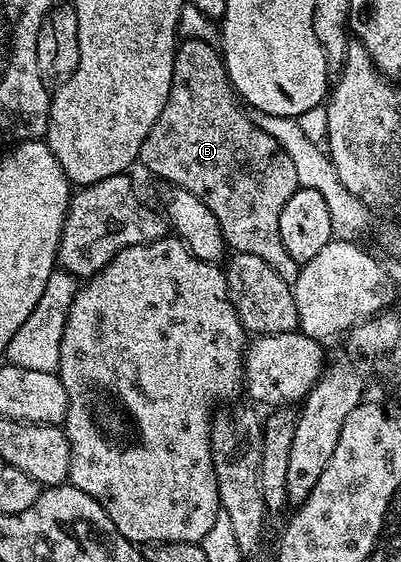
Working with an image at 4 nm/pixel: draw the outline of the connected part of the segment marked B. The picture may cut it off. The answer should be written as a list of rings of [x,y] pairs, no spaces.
[[[191,38],[179,41],[168,105],[164,107],[162,114],[158,114],[158,122],[150,126],[146,142],[142,142],[139,163],[145,164],[154,175],[169,180],[169,185],[185,188],[187,192],[194,194],[194,198],[206,202],[210,214],[218,218],[225,245],[232,252],[255,254],[283,280],[291,282],[298,278],[302,266],[294,262],[294,258],[290,258],[286,246],[282,246],[282,234],[278,234],[278,218],[282,214],[282,206],[286,206],[290,194],[294,194],[298,187],[294,162],[290,162],[286,150],[282,150],[282,146],[278,146],[278,142],[274,142],[274,138],[270,138],[266,130],[259,128],[251,115],[238,103],[224,65],[224,57],[216,44]]]

